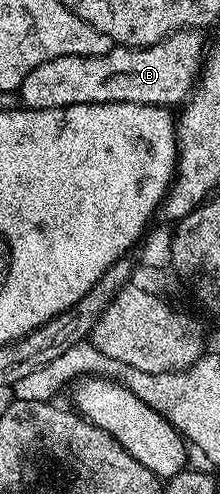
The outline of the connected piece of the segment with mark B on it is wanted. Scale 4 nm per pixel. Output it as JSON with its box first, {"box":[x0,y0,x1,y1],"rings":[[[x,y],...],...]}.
{"box":[20,29,204,109],"rings":[[[180,29],[172,35],[168,35],[160,43],[149,45],[143,49],[112,47],[106,53],[101,53],[99,57],[60,55],[60,59],[48,59],[48,63],[40,63],[40,67],[32,67],[32,71],[28,71],[28,75],[24,75],[20,90],[21,104],[28,109],[51,109],[52,107],[87,105],[88,103],[181,106],[189,97],[191,89],[197,82],[198,74],[202,71],[204,60],[202,35],[197,29]]]}

